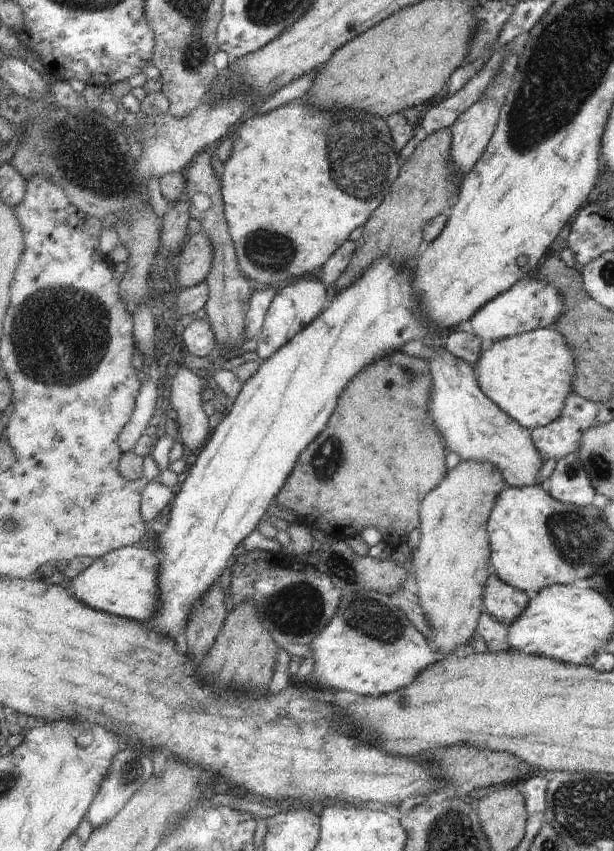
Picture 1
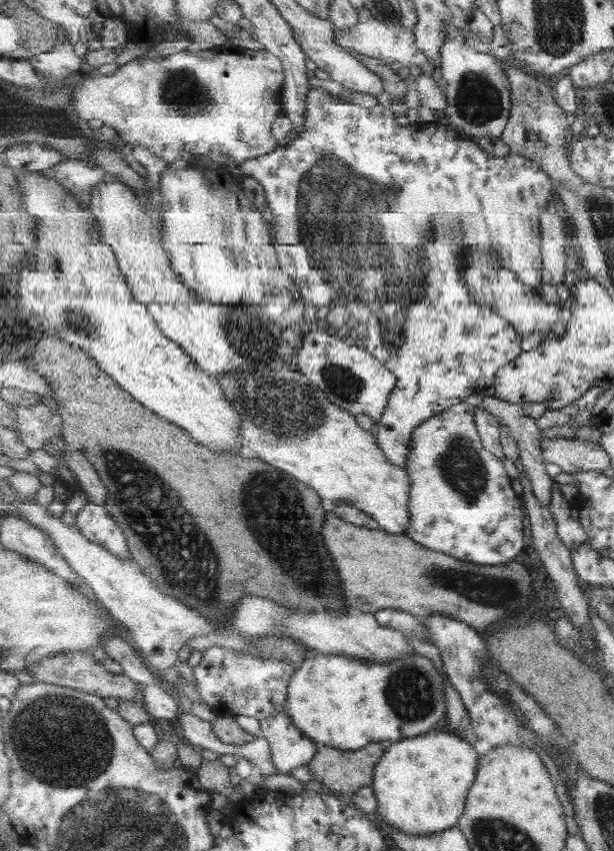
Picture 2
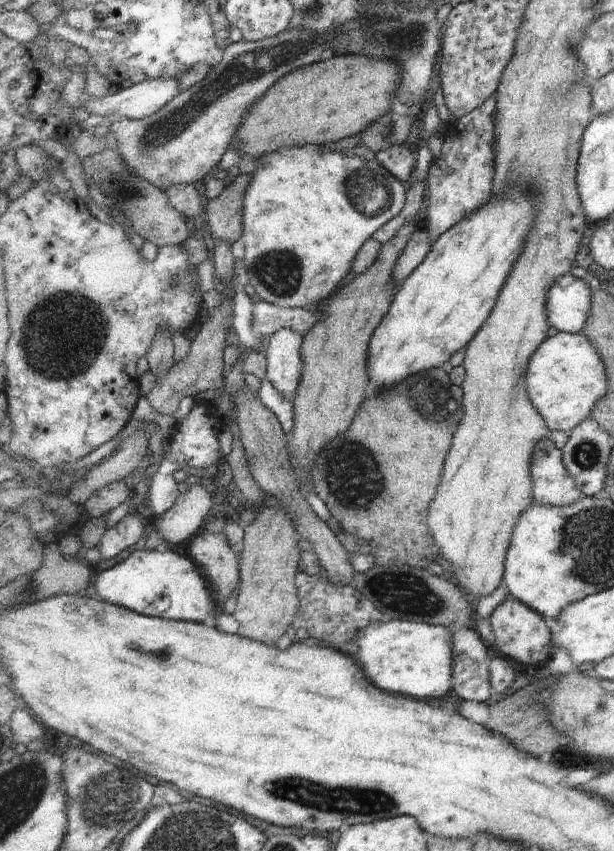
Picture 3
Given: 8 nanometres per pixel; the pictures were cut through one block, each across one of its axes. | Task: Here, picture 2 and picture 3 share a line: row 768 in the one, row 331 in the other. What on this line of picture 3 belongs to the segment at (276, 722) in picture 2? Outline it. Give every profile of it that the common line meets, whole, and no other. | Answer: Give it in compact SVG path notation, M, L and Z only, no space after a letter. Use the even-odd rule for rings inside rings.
M281 329L267 338L268 378L284 399L293 402L303 372L301 345L305 335Z

